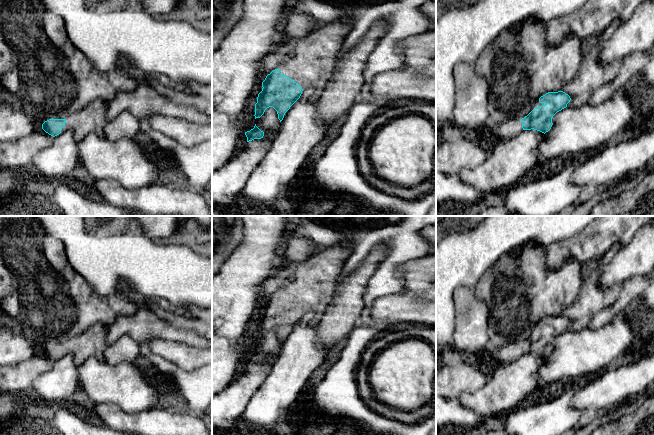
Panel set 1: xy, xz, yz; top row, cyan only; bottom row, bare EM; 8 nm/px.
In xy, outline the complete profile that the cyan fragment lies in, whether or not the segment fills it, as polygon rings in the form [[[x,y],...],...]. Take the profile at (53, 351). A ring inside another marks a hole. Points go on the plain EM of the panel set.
[[[94,324],[82,335],[69,340],[67,343],[49,343],[42,348],[42,353],[55,361],[65,355],[72,355],[78,362],[90,356],[103,357],[108,347],[106,341],[106,326]]]

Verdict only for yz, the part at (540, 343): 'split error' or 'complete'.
split error

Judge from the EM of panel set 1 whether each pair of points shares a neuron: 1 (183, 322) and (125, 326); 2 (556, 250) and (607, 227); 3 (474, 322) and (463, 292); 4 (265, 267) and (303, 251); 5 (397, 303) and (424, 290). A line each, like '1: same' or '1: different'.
1: different
2: same
3: same
4: different
5: different

